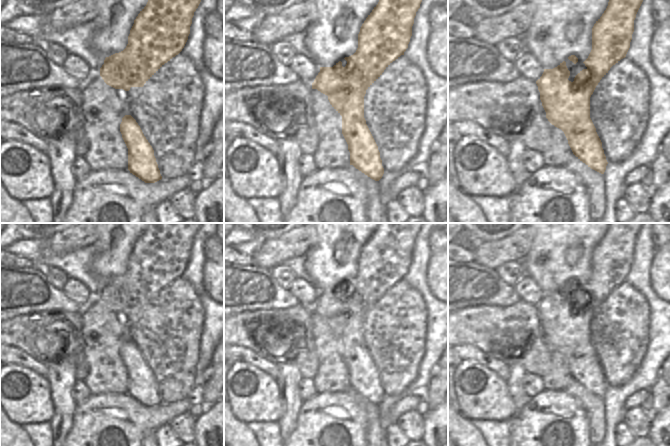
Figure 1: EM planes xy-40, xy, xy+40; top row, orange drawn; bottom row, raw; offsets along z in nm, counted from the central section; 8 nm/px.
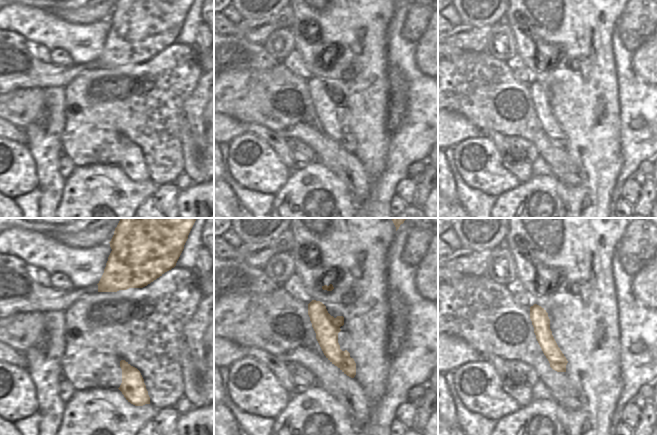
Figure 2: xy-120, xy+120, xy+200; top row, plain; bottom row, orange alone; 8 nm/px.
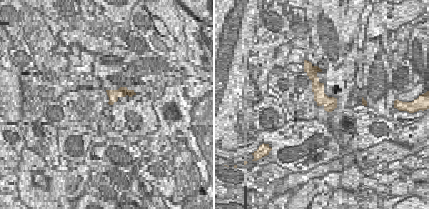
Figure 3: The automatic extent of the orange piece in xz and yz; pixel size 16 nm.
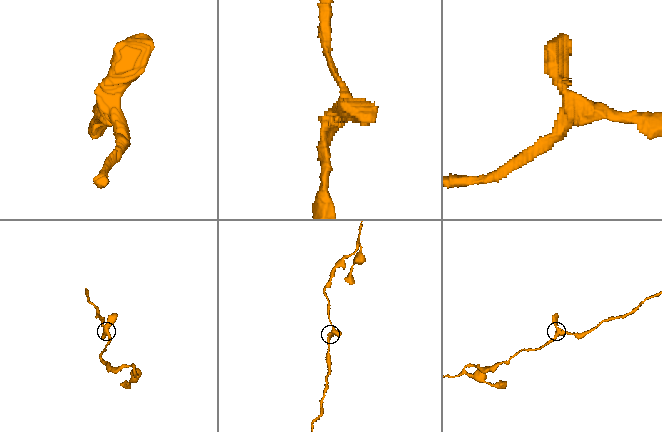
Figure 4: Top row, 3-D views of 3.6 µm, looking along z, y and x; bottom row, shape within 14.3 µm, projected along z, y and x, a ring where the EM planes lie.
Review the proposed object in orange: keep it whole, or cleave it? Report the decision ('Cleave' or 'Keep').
Keep

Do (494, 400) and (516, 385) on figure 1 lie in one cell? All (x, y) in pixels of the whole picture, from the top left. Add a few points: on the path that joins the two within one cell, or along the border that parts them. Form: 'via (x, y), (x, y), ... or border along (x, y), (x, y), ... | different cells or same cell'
border along (505, 381), (508, 393), (517, 411) | different cells

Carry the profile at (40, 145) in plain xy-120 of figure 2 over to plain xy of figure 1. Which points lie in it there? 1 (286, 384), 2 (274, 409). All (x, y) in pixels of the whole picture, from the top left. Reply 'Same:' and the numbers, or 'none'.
Same: 1

